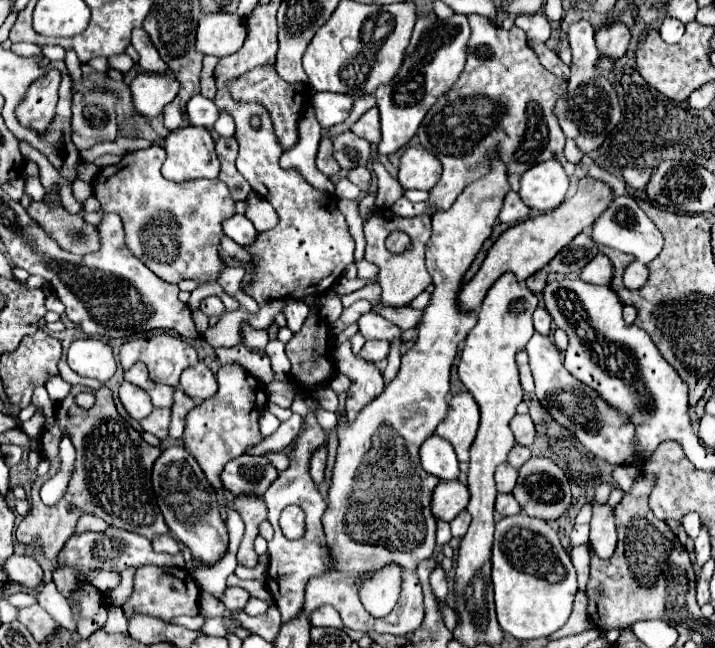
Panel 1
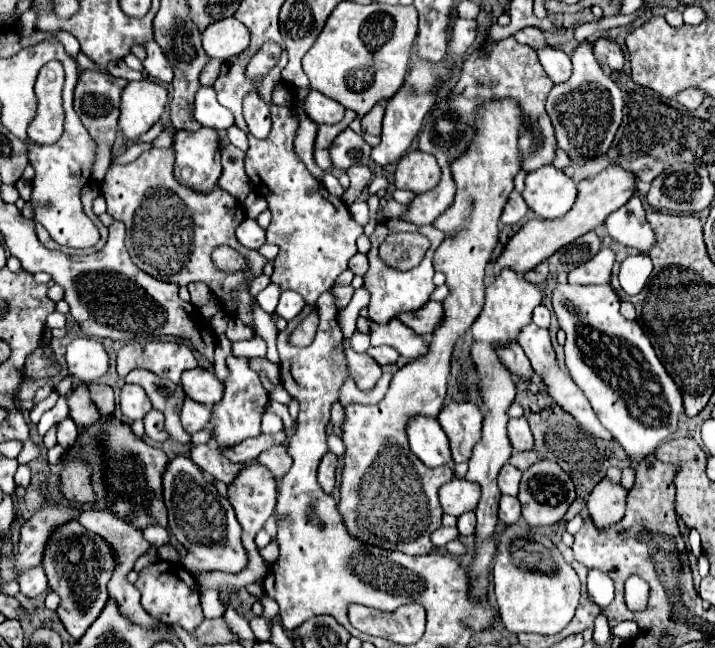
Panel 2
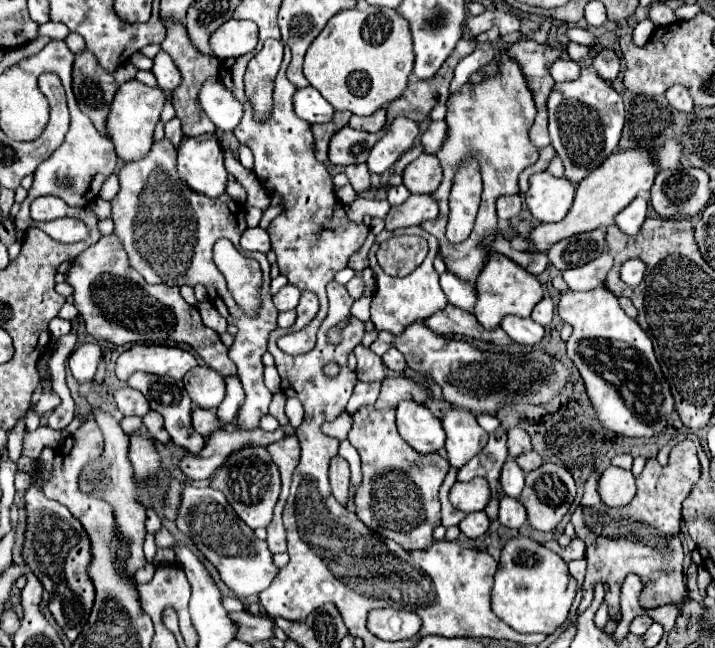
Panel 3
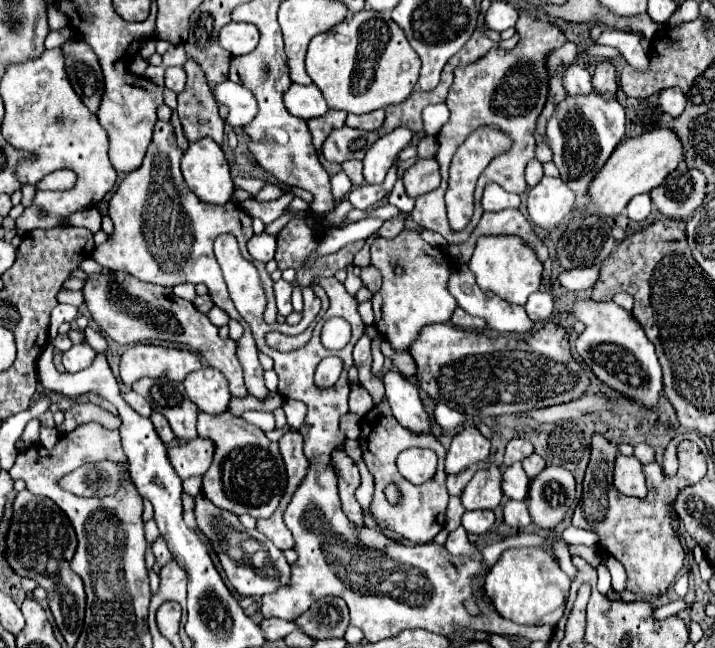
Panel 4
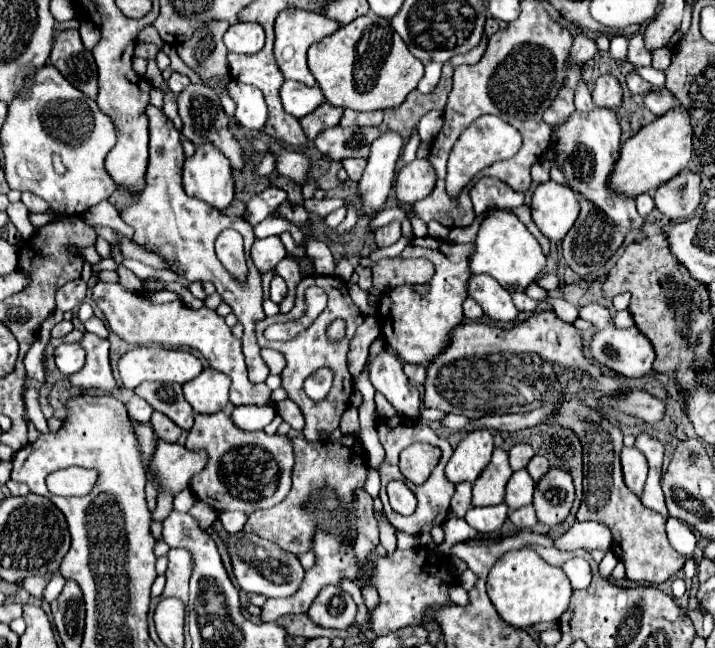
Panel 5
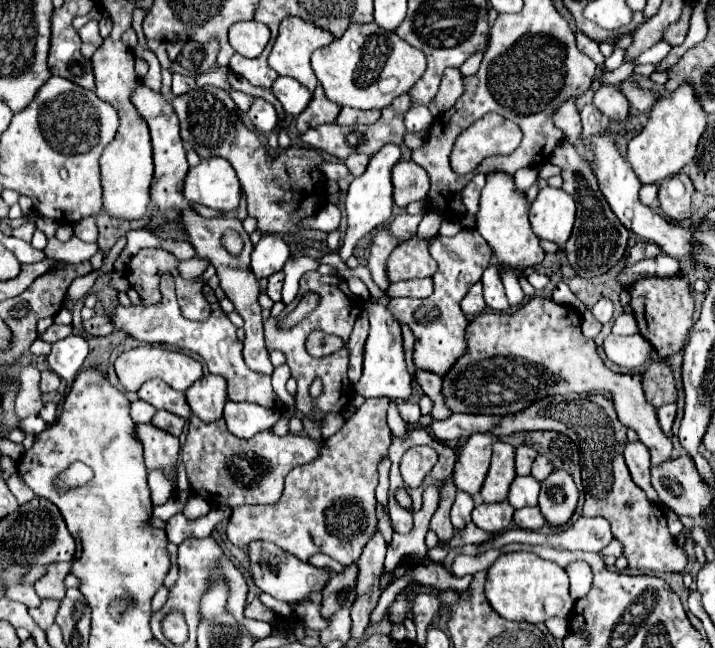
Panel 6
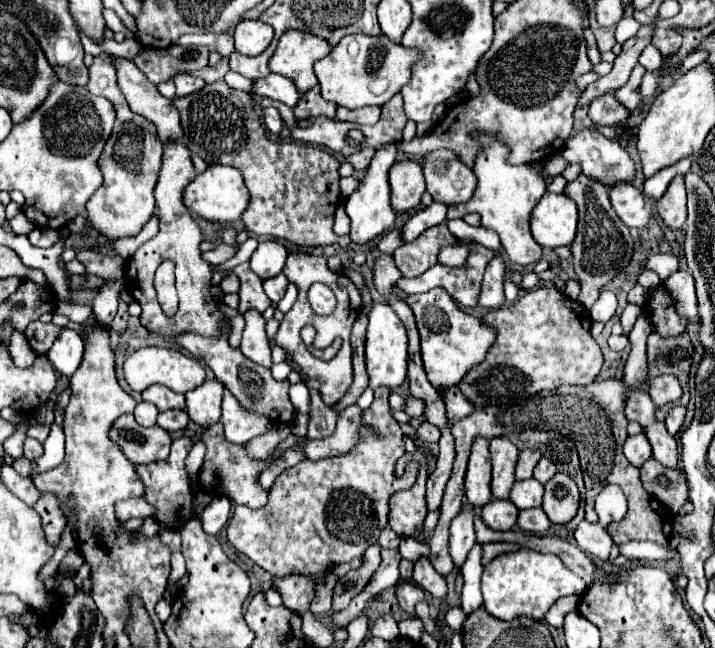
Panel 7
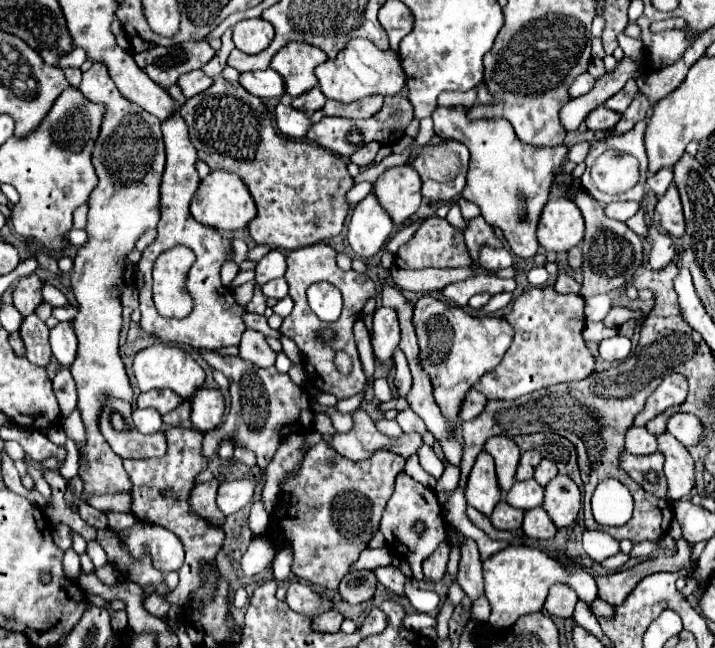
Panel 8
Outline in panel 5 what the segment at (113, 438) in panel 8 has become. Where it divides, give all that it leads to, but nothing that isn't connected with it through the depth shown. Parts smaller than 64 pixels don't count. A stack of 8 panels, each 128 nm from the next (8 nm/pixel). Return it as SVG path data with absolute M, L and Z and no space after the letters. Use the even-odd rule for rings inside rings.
M156 438L156 448L148 462L148 468L156 478L156 484L160 486L158 506L152 514L154 520L164 520L170 514L168 502L172 502L172 498L180 490L188 488L188 480L196 472L200 472L204 464L206 464L204 452L188 452L178 442L172 444Z

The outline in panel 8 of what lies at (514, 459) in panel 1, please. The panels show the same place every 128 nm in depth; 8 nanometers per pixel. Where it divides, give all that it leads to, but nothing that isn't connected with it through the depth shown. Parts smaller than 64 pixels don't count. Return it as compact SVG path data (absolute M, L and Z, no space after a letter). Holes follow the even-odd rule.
M542 460L536 468L536 474L534 474L534 480L540 484L540 486L546 486L554 476L558 474L556 470L556 464L552 460Z

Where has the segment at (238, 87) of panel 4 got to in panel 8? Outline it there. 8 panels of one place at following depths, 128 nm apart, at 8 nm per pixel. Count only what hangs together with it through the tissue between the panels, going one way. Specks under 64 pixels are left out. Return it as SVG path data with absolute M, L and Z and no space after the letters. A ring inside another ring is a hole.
M278 104L276 106L276 122L278 128L284 136L290 138L306 138L308 130L312 128L312 120L308 112L300 112L296 108L292 108L290 104Z

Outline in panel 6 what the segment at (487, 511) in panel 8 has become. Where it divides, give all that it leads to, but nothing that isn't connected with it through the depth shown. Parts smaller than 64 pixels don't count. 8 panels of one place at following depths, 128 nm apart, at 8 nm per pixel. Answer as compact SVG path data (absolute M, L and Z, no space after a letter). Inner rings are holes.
M476 432L466 440L454 466L454 482L460 490L476 496L484 484L492 456L492 434Z

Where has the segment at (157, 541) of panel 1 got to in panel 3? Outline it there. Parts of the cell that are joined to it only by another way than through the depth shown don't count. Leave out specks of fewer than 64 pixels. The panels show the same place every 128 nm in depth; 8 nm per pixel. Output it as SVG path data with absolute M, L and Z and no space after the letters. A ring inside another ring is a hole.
M146 508L146 530L148 532L158 532L162 528L160 516L154 512L154 508Z

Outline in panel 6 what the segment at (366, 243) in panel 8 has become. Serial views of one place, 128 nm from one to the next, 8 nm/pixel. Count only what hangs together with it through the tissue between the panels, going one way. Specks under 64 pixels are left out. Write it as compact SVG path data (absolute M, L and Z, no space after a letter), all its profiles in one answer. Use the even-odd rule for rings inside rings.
M388 144L384 148L380 148L372 158L370 158L370 164L366 168L366 172L358 178L354 178L350 182L350 188L348 188L348 194L346 194L346 232L344 232L344 244L340 248L340 258L346 260L356 242L366 236L370 230L378 228L380 224L384 224L390 216L392 216L392 206L394 206L394 200L392 200L392 182L390 182L390 170L392 166L400 160L400 146L396 144Z

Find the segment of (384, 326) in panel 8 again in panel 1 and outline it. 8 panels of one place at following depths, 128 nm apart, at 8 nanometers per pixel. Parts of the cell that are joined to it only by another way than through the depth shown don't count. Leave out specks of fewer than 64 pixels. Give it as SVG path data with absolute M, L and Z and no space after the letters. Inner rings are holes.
M432 434L422 442L420 460L422 460L422 468L428 474L440 476L442 480L456 480L460 474L452 444L448 444L448 440L440 438L438 434Z

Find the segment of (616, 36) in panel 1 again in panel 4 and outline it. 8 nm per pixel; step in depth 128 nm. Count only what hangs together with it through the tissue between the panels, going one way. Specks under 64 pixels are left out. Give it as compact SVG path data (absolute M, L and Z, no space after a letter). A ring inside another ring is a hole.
M598 62L596 64L596 72L592 76L592 86L598 94L610 94L614 96L616 94L616 70L610 62Z

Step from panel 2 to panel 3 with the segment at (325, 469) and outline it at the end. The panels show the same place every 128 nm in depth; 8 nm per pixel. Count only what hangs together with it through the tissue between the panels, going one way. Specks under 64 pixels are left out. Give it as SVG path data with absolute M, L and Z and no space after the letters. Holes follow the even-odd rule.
M342 456L330 460L330 486L336 500L346 506L348 490L350 490L350 466Z

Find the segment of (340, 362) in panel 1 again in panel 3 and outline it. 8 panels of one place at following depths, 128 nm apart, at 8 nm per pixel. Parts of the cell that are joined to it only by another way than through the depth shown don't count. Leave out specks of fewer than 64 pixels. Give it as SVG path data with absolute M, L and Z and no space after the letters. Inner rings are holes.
M358 344L354 348L354 356L358 360L358 370L356 370L358 380L362 380L362 382L380 382L380 380L386 378L382 358L378 358L370 348L364 348L362 344Z

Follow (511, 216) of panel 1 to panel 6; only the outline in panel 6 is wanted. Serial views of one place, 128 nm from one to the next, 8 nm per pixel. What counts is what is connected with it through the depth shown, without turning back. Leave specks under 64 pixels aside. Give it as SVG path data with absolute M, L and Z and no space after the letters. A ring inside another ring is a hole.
M538 166L520 168L520 170L516 172L516 188L518 188L520 192L526 192L536 180L538 180ZM474 176L474 180L470 180L466 184L466 188L462 190L462 204L464 204L466 212L470 212L470 214L478 212L478 200L480 200L482 186L484 186L484 176Z

